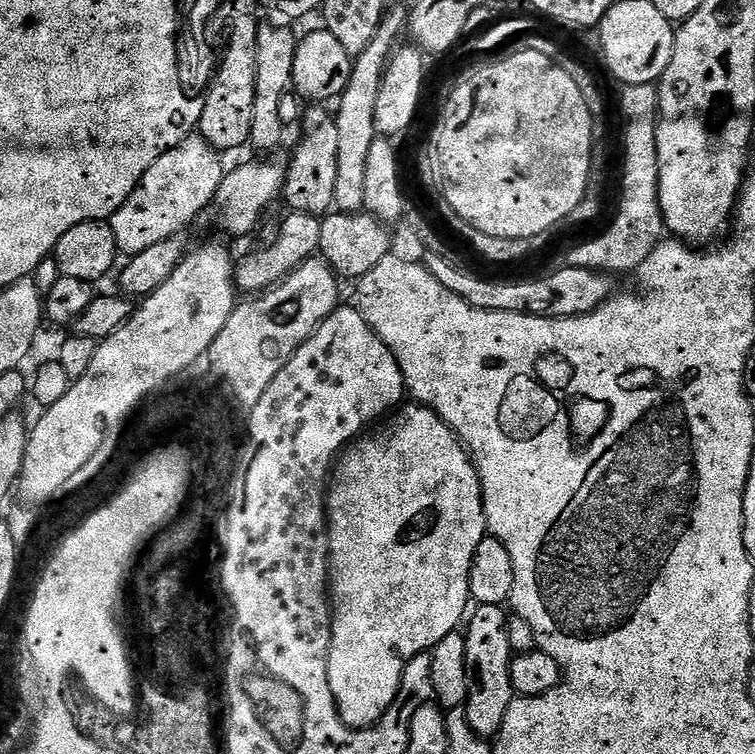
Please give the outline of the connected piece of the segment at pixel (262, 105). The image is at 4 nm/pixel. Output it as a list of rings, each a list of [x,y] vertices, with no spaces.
[[[268,22],[261,23],[260,29],[258,30],[258,50],[256,51],[256,85],[254,86],[254,122],[250,126],[250,144],[251,147],[256,147],[260,154],[268,154],[273,150],[279,149],[281,147],[280,144],[284,140],[284,133],[286,133],[286,127],[281,121],[280,111],[278,110],[280,107],[281,97],[286,94],[292,88],[292,75],[294,74],[294,54],[296,53],[296,45],[298,43],[297,33],[292,33],[288,28],[279,28],[276,24],[268,24]]]

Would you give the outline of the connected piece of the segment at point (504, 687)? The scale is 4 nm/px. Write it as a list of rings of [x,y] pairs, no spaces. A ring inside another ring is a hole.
[[[481,604],[475,610],[476,613],[473,611],[467,617],[464,632],[468,697],[463,709],[470,726],[478,735],[495,738],[500,733],[500,727],[506,718],[506,710],[510,710],[510,702],[514,698],[510,682],[510,665],[514,653],[508,637],[509,613],[498,604]]]

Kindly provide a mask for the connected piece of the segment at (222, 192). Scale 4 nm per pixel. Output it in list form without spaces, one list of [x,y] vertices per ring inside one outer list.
[[[276,150],[271,154],[265,155],[260,160],[252,160],[249,164],[240,164],[236,169],[225,171],[224,178],[217,188],[214,199],[214,209],[216,208],[216,216],[220,219],[220,224],[232,236],[248,236],[260,224],[260,219],[264,216],[264,211],[271,206],[275,200],[281,199],[284,183],[286,182],[286,174],[288,173],[289,153],[284,150]]]

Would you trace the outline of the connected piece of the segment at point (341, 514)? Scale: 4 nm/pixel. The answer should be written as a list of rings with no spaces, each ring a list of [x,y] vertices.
[[[415,402],[405,403],[392,418],[392,425],[389,428],[377,427],[375,429],[377,432],[373,436],[361,435],[335,461],[334,471],[326,488],[328,579],[330,581],[328,685],[340,710],[340,721],[347,728],[357,730],[377,724],[386,714],[388,707],[396,702],[396,696],[400,693],[402,674],[414,657],[423,652],[431,653],[436,644],[442,642],[442,638],[446,638],[446,634],[457,631],[461,627],[469,611],[470,566],[474,562],[474,550],[478,550],[478,542],[482,542],[488,532],[484,513],[484,495],[480,489],[480,475],[476,473],[476,466],[468,455],[468,449],[460,443],[460,438],[453,432],[452,427],[431,408],[425,408],[424,405]]]

